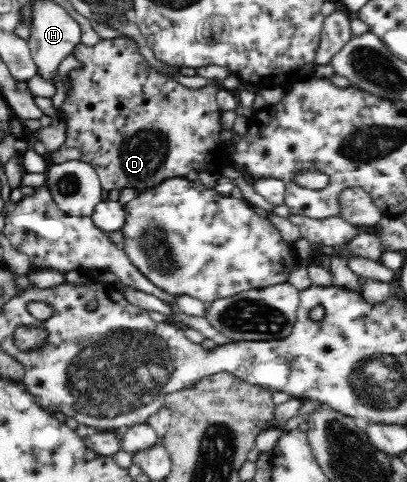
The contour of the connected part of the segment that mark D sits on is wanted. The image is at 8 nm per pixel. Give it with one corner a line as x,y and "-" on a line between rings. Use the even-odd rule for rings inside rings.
116,37
113,39
101,38
94,46
87,46
80,42
79,45
73,48
72,53
75,55
75,59
81,63
81,67
72,69
69,72
71,86
69,87
69,91
67,91
65,101
59,108
63,110
63,114
67,118
66,141
57,151
53,151
47,155
49,162
55,165
74,160
83,161
91,165
98,174
102,189
107,190
107,192
113,189
120,191
125,188
131,188
135,191
146,190
173,177
186,177
190,171
214,173
219,169
220,160
230,153
230,144
220,139
223,126
221,126
220,122
221,111
219,110
219,106
217,106
217,98
215,98
217,97
220,86
217,84
207,85
199,89
187,88
175,79
157,72
148,64
147,60
143,58
143,55
139,51
137,43
127,37

